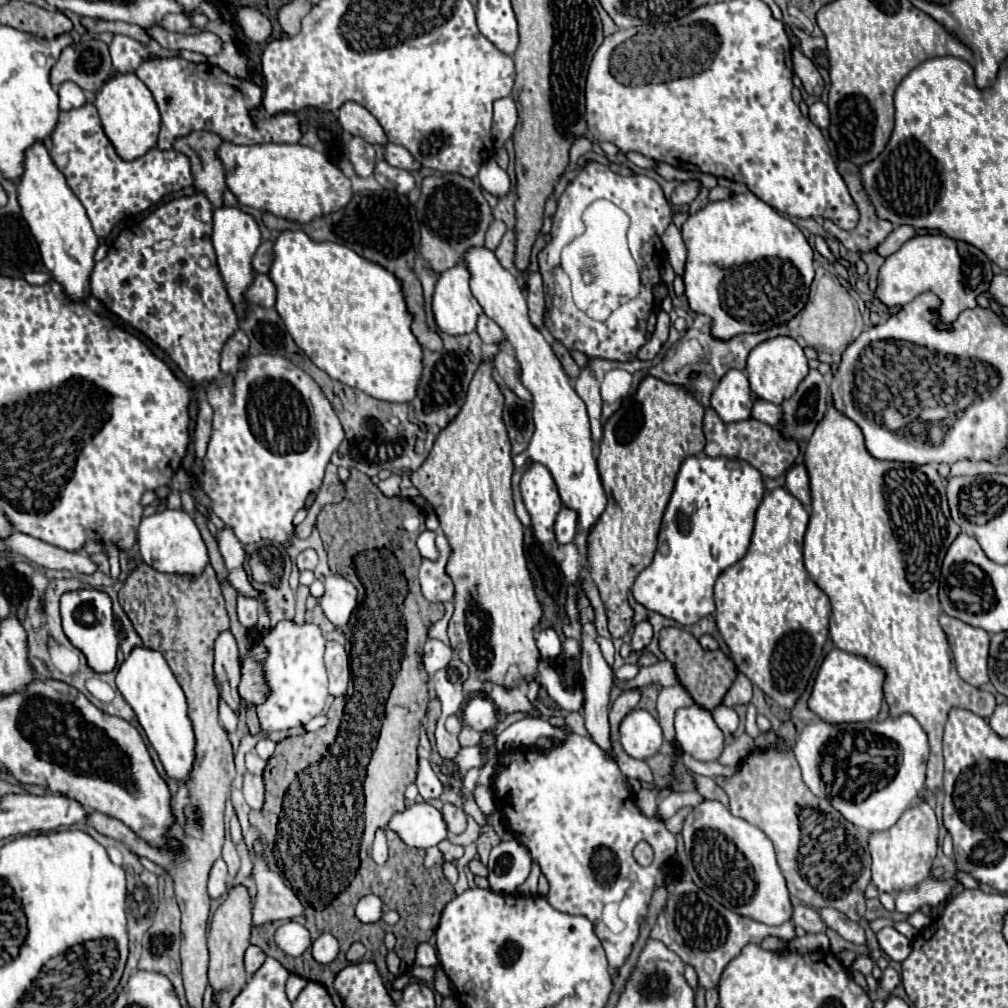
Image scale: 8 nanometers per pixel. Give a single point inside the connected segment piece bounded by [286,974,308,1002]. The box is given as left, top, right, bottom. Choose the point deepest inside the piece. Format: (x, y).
(295, 985)

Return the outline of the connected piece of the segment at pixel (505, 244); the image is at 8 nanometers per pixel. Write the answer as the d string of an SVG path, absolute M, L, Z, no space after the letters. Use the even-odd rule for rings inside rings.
M508 230L506 234L504 234L504 238L502 238L502 242L500 242L500 246L496 248L496 258L500 260L500 264L506 268L506 270L510 270L510 272L516 272L514 270L514 244L516 244L516 238L514 238L514 232L512 230Z

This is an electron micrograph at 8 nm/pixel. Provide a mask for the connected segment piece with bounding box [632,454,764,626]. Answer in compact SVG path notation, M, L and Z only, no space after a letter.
M706 454L686 458L682 462L672 498L662 518L658 534L658 550L654 554L654 560L648 568L640 572L640 576L632 586L634 600L652 612L676 620L682 626L696 624L700 618L714 614L714 594L712 594L714 582L722 570L726 570L746 554L754 530L756 508L762 496L764 496L762 476L748 462L710 458Z

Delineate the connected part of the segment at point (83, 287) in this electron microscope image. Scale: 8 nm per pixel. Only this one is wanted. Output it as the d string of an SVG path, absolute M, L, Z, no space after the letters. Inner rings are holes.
M34 142L24 152L24 172L16 182L22 216L38 242L44 266L56 282L60 282L72 300L84 300L90 288L90 274L94 268L94 252L98 236L86 216L78 196L70 190L64 174L54 166L44 142Z

